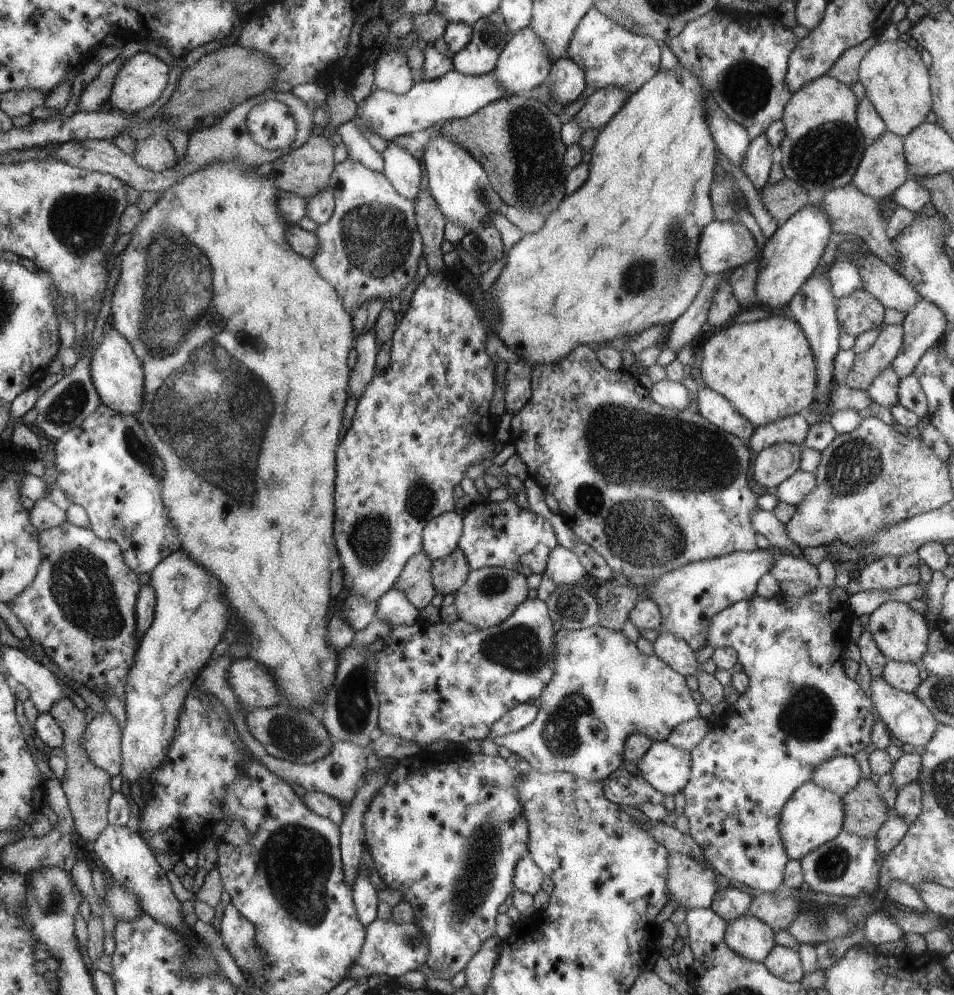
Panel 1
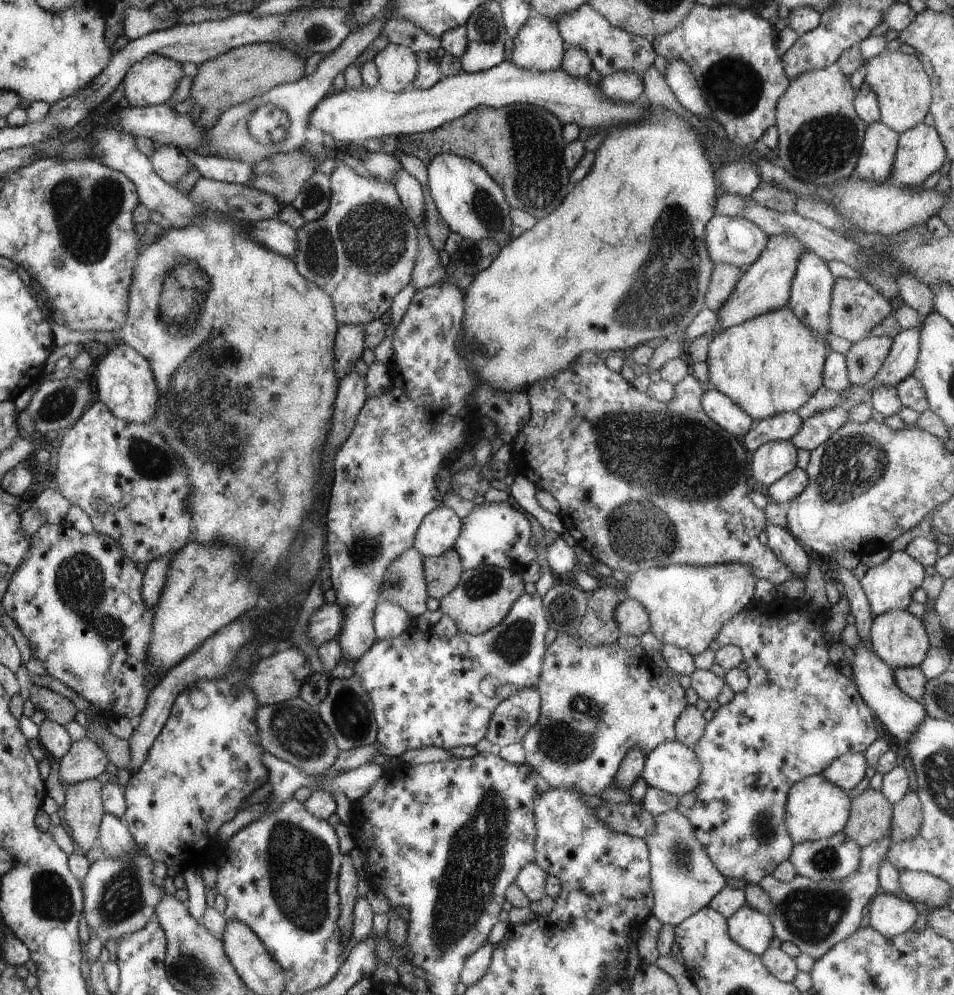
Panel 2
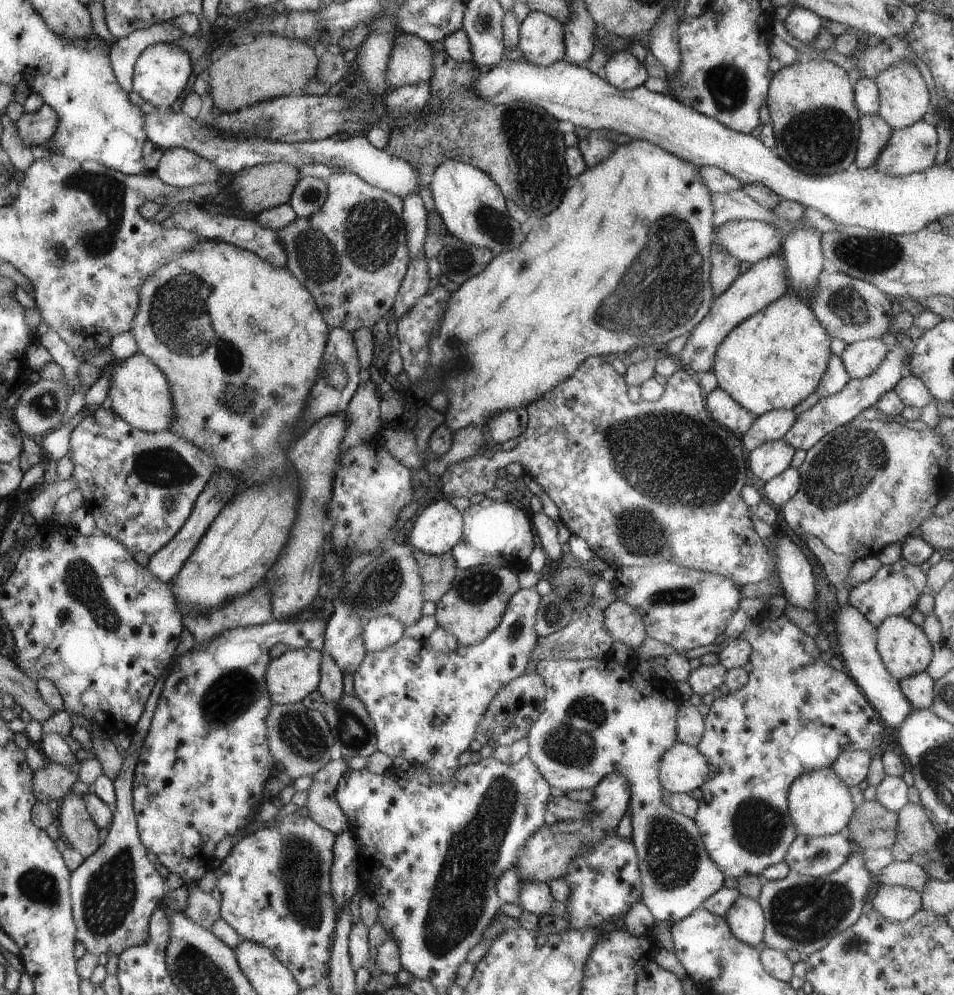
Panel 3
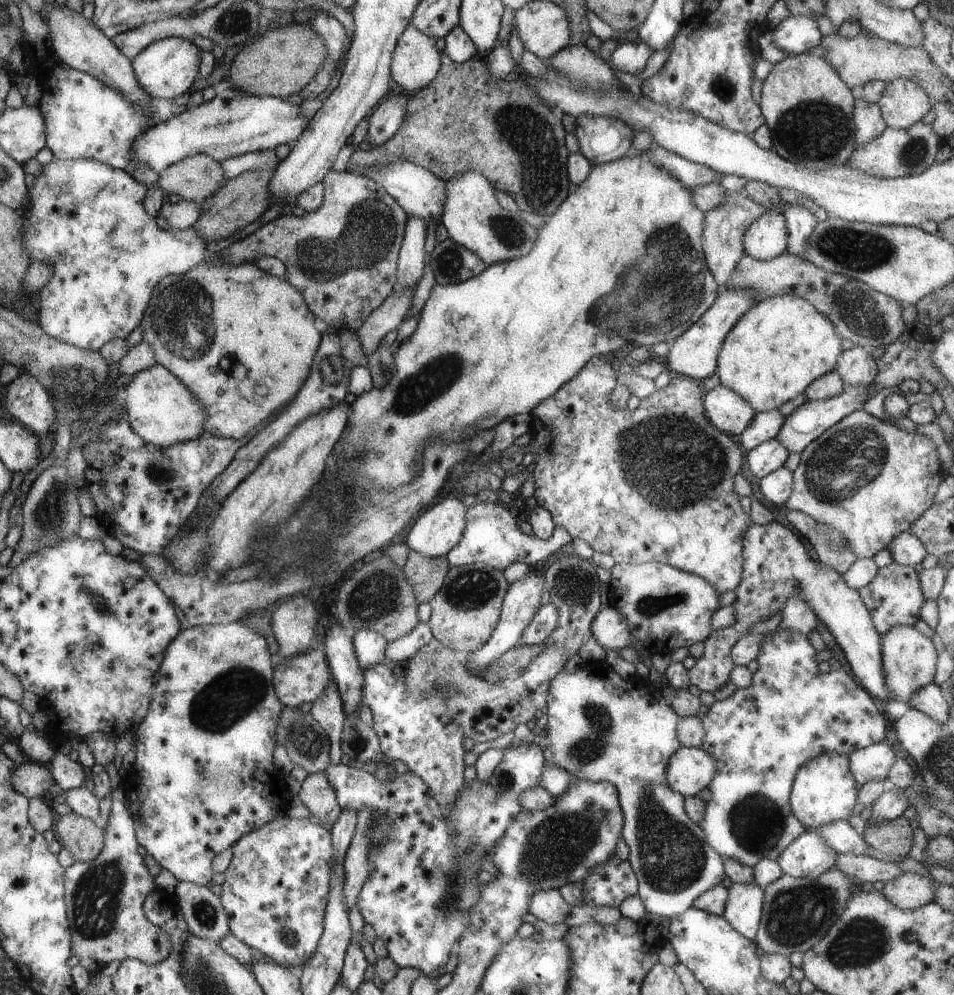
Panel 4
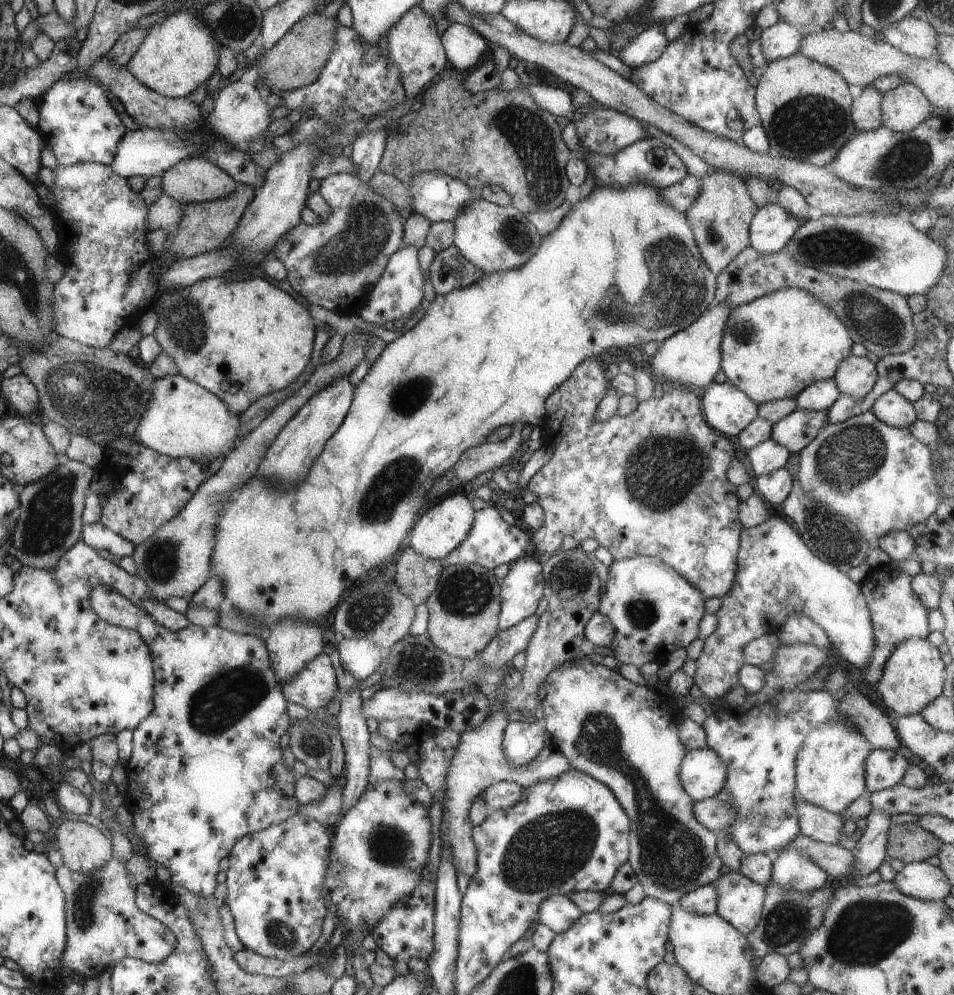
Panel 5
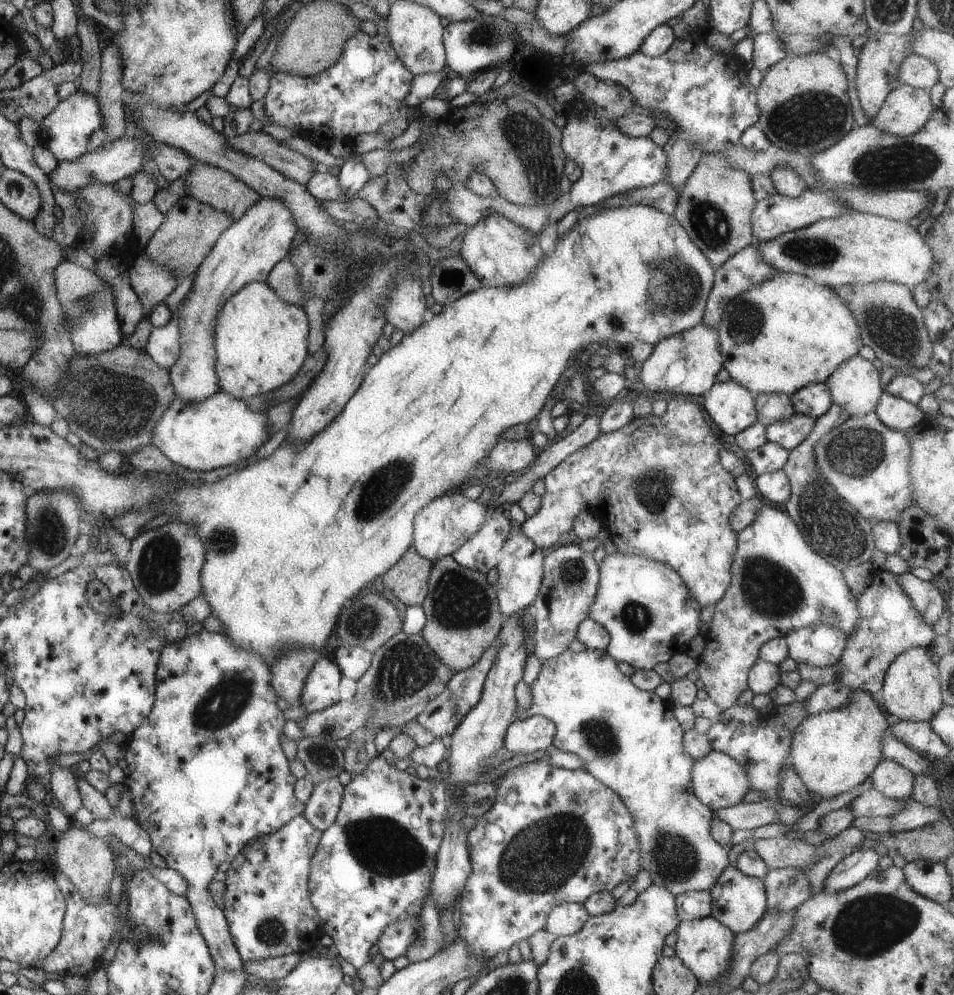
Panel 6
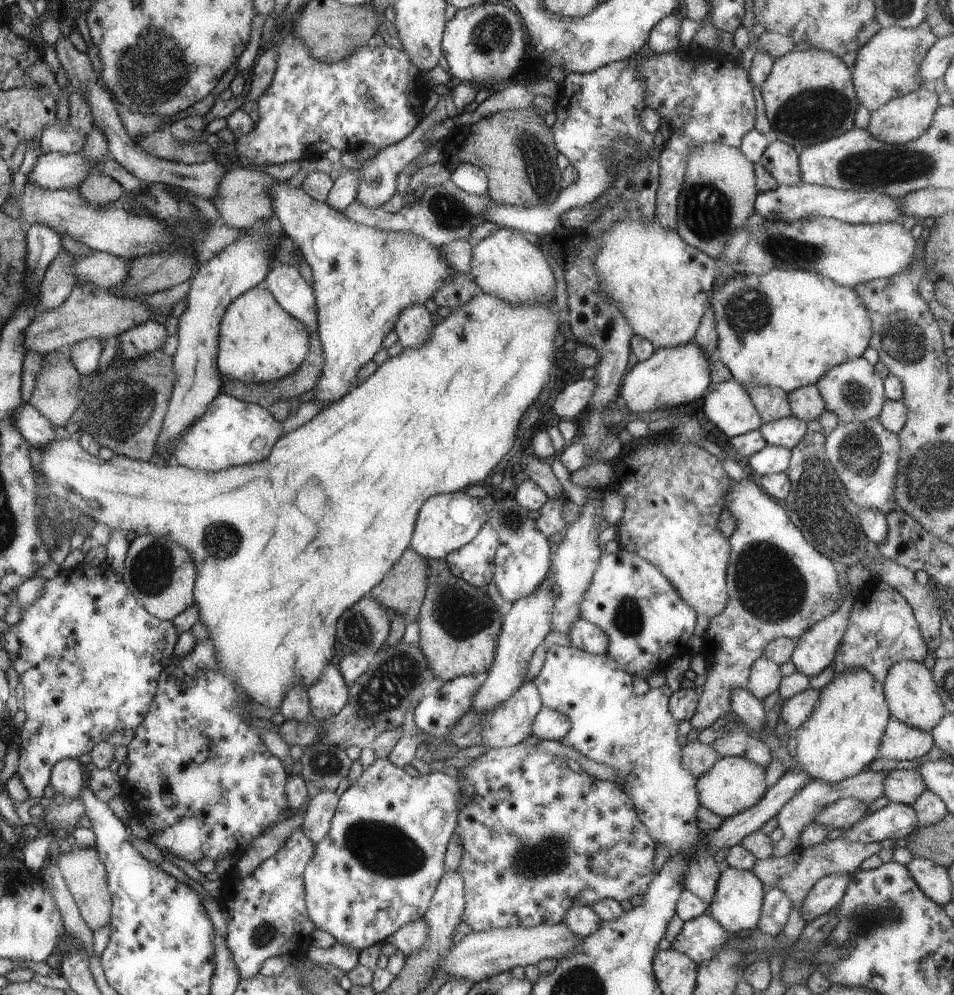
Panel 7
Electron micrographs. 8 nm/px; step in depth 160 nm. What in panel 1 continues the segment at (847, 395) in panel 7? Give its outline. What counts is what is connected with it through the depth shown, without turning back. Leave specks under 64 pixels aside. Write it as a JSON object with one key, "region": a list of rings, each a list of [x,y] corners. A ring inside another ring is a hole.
{"region":[[[886,325],[868,351],[855,353],[846,385],[866,391],[875,378],[897,358],[902,348],[903,336],[902,325]]]}

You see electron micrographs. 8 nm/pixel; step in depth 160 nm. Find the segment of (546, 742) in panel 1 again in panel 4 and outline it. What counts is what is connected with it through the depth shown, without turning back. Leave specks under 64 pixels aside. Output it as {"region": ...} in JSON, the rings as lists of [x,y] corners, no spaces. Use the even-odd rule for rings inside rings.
{"region":[[[605,661],[583,663],[575,672],[559,672],[549,687],[550,699],[548,706],[544,710],[548,715],[546,725],[548,745],[544,750],[545,760],[552,761],[555,765],[567,770],[574,779],[586,779],[594,783],[608,781],[610,784],[618,784],[617,792],[622,792],[621,809],[622,812],[626,812],[626,836],[621,837],[624,838],[624,842],[630,848],[627,861],[634,868],[634,872],[636,872],[637,879],[639,880],[640,888],[637,895],[642,899],[645,910],[650,911],[653,915],[663,916],[669,919],[681,915],[684,911],[688,911],[694,902],[708,891],[709,888],[716,887],[717,884],[722,882],[725,864],[722,864],[720,853],[709,844],[707,838],[704,838],[704,829],[701,825],[694,822],[689,817],[689,813],[685,811],[685,797],[681,793],[674,792],[674,789],[670,788],[667,780],[670,759],[672,759],[672,756],[681,747],[680,738],[677,736],[677,723],[680,717],[674,712],[674,709],[668,702],[666,702],[660,688],[656,687],[652,681],[643,679],[639,675],[624,680],[620,675],[614,673],[612,667],[608,666]]]}

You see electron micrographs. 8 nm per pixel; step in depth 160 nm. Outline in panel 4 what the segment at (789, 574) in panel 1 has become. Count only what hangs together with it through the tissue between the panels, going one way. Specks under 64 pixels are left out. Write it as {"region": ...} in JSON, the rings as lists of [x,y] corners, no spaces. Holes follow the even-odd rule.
{"region":[[[592,358],[572,380],[565,383],[554,395],[542,401],[530,412],[530,416],[532,416],[532,427],[529,432],[531,442],[525,452],[530,449],[535,450],[534,471],[532,472],[535,484],[533,496],[537,500],[537,504],[550,512],[555,526],[564,528],[573,540],[583,540],[590,544],[595,552],[613,555],[616,564],[658,561],[706,579],[722,594],[735,590],[741,584],[742,571],[744,571],[743,538],[752,524],[749,514],[740,505],[741,496],[734,485],[736,472],[744,464],[744,452],[740,448],[740,444],[734,442],[734,438],[730,438],[730,434],[722,432],[710,420],[706,420],[705,408],[702,408],[702,388],[700,388],[698,379],[671,374],[666,388],[654,391],[650,396],[643,398],[638,408],[634,410],[615,409],[612,406],[610,396],[614,386],[616,386],[616,372],[612,372],[612,368],[606,362],[602,362],[602,358]]]}

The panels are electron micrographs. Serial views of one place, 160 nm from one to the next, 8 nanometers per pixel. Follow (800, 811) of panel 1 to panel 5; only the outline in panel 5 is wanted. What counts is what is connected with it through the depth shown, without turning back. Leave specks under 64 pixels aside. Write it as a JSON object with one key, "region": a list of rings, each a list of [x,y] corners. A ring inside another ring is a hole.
{"region":[[[852,723],[818,725],[810,731],[795,762],[795,800],[839,814],[857,798],[867,793],[865,760],[873,751],[866,737]]]}

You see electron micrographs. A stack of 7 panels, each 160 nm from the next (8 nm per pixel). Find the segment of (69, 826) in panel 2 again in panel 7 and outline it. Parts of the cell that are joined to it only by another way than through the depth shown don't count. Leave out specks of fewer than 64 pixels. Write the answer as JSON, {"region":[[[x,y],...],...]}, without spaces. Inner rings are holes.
{"region":[[[76,844],[66,853],[60,852],[55,858],[56,864],[65,878],[66,884],[74,897],[80,916],[86,922],[88,928],[94,933],[109,924],[110,908],[110,891],[106,880],[106,867],[99,859],[96,848],[78,847]]]}

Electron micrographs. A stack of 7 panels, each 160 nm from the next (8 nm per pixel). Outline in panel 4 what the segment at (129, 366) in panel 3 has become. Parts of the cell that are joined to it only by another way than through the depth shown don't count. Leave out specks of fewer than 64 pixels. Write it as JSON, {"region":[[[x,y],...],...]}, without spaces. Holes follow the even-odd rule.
{"region":[[[156,364],[147,371],[139,372],[125,386],[127,397],[124,417],[142,440],[157,445],[158,448],[168,448],[173,444],[199,439],[207,434],[205,420],[209,414],[203,404],[165,365]]]}

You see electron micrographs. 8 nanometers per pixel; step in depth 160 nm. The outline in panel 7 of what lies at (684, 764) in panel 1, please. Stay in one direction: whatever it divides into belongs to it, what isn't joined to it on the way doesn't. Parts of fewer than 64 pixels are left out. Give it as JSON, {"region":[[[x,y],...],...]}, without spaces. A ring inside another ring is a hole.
{"region":[[[721,756],[714,766],[697,780],[701,806],[723,819],[740,815],[741,812],[752,808],[762,800],[768,789],[765,768],[744,756]]]}

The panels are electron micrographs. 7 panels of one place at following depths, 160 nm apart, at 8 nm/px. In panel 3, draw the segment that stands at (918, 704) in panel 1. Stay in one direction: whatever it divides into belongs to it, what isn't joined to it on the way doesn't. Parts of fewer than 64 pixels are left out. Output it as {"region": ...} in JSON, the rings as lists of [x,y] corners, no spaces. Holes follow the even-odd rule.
{"region":[[[838,604],[838,612],[834,614],[835,633],[840,646],[843,666],[854,682],[860,687],[868,702],[883,718],[883,722],[898,728],[907,716],[915,709],[902,694],[899,680],[894,678],[885,667],[877,649],[876,627],[855,606]]]}

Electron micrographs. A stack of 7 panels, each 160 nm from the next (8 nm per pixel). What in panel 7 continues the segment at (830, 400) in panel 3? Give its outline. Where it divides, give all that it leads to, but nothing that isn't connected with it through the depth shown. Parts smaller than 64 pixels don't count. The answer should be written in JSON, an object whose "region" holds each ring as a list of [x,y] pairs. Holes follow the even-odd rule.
{"region":[[[790,414],[769,423],[763,422],[759,431],[768,445],[793,449],[804,438],[807,422]]]}

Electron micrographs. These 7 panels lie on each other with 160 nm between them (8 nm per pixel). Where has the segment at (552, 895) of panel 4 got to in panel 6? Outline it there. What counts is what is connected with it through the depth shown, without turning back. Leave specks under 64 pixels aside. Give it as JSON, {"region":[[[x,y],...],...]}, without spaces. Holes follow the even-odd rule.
{"region":[[[580,903],[557,904],[548,914],[545,930],[554,937],[576,934],[589,920],[591,915]]]}

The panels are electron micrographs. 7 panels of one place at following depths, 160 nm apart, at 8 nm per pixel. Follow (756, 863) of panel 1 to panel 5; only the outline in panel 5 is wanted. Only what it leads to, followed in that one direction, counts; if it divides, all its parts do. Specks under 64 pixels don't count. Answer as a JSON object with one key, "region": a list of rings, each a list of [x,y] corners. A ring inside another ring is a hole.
{"region":[[[782,645],[775,652],[775,668],[767,672],[765,685],[760,692],[748,694],[747,700],[742,705],[735,707],[726,703],[719,709],[713,710],[702,725],[708,737],[708,748],[714,749],[728,768],[728,779],[725,782],[725,790],[730,792],[732,800],[727,803],[735,810],[735,820],[724,829],[716,832],[727,832],[732,835],[736,844],[744,855],[767,853],[770,849],[779,849],[786,846],[801,833],[798,817],[795,815],[795,762],[798,753],[813,728],[818,725],[836,721],[850,723],[845,713],[841,710],[841,700],[852,691],[858,690],[855,682],[849,682],[844,688],[830,694],[824,691],[800,691],[798,684],[815,677],[826,679],[831,673],[831,668],[822,663],[820,658],[832,658],[834,666],[834,652],[819,649],[814,645]]]}

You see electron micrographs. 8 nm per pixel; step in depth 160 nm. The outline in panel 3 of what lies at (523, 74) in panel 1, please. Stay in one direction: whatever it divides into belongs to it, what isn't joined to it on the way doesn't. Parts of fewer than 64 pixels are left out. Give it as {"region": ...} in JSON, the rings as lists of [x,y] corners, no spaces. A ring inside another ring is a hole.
{"region":[[[530,11],[519,24],[517,47],[524,54],[524,60],[545,67],[566,58],[564,30],[564,24],[557,17]]]}

